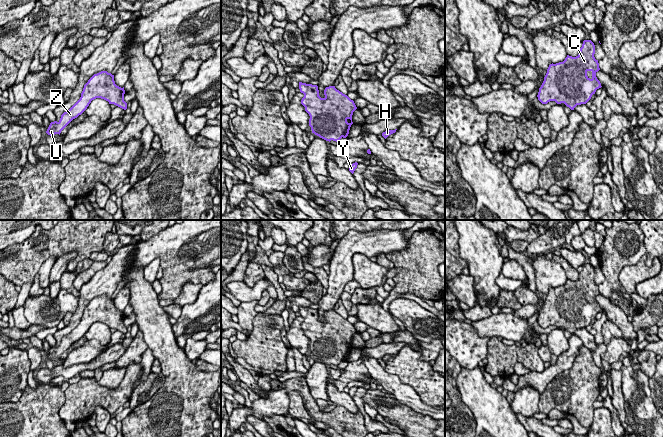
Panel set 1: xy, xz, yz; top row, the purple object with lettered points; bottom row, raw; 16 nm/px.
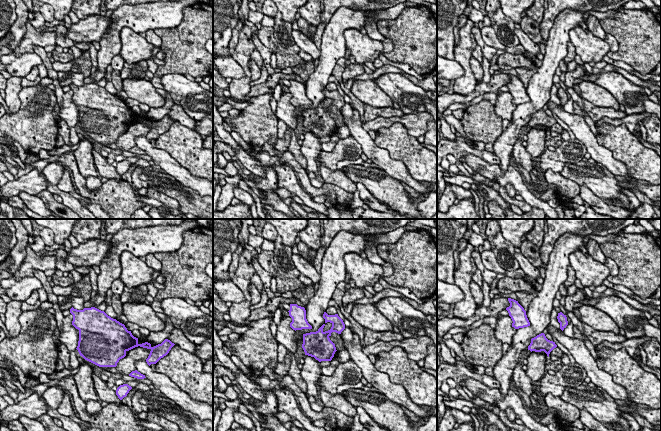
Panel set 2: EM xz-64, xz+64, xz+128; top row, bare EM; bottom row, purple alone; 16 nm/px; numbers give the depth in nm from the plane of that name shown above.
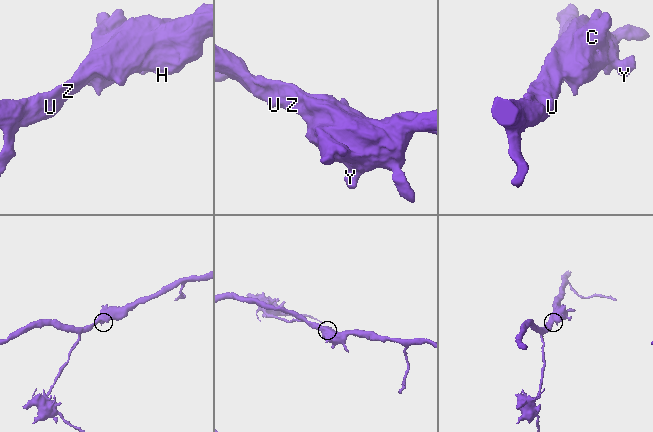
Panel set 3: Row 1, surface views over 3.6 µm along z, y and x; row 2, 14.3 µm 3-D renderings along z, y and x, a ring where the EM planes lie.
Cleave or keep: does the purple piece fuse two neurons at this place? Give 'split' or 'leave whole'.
leave whole

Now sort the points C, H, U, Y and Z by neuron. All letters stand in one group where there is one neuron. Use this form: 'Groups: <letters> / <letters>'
Groups: C H U Y Z

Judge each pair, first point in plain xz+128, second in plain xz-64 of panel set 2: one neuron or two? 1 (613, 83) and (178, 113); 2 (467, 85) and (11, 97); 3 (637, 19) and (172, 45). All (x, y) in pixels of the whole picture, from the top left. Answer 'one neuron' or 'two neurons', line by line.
1: two neurons
2: one neuron
3: one neuron

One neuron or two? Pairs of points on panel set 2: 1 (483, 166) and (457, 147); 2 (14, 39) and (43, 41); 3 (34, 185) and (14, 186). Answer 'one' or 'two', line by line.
1: two
2: two
3: one

